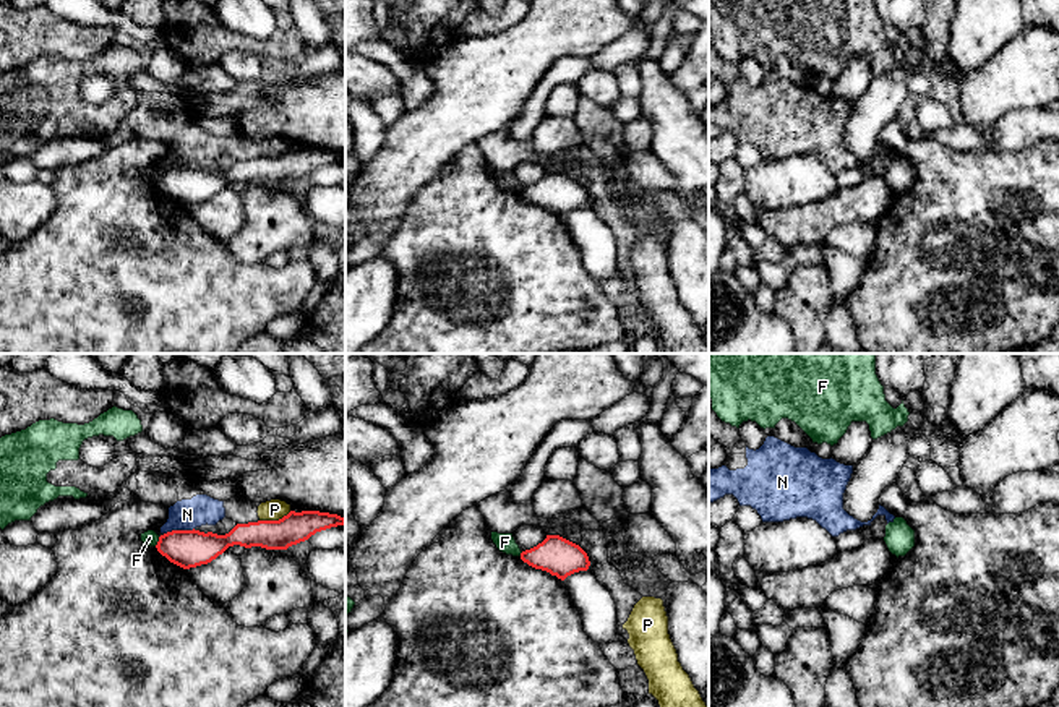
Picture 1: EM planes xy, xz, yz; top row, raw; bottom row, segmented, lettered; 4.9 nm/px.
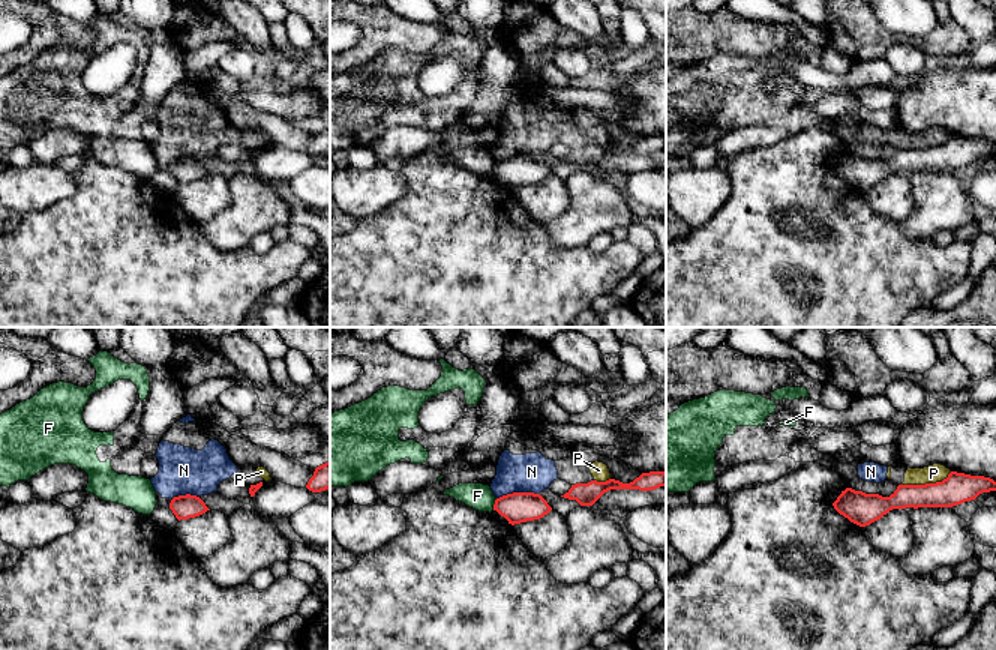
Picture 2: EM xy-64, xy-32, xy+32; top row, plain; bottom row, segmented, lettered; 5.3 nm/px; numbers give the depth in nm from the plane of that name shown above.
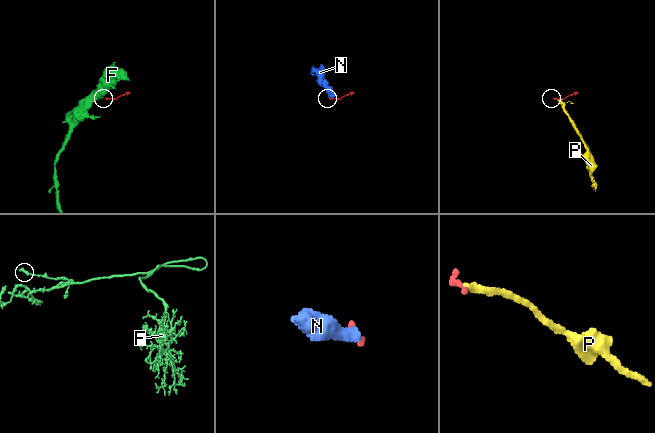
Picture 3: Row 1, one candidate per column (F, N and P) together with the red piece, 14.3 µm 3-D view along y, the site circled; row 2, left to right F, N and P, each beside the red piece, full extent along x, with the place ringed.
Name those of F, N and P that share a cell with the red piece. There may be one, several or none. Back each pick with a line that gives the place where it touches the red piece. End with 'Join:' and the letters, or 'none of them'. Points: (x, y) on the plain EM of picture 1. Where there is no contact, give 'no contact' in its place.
Join: none of them

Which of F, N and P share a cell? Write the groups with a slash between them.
F / N P

